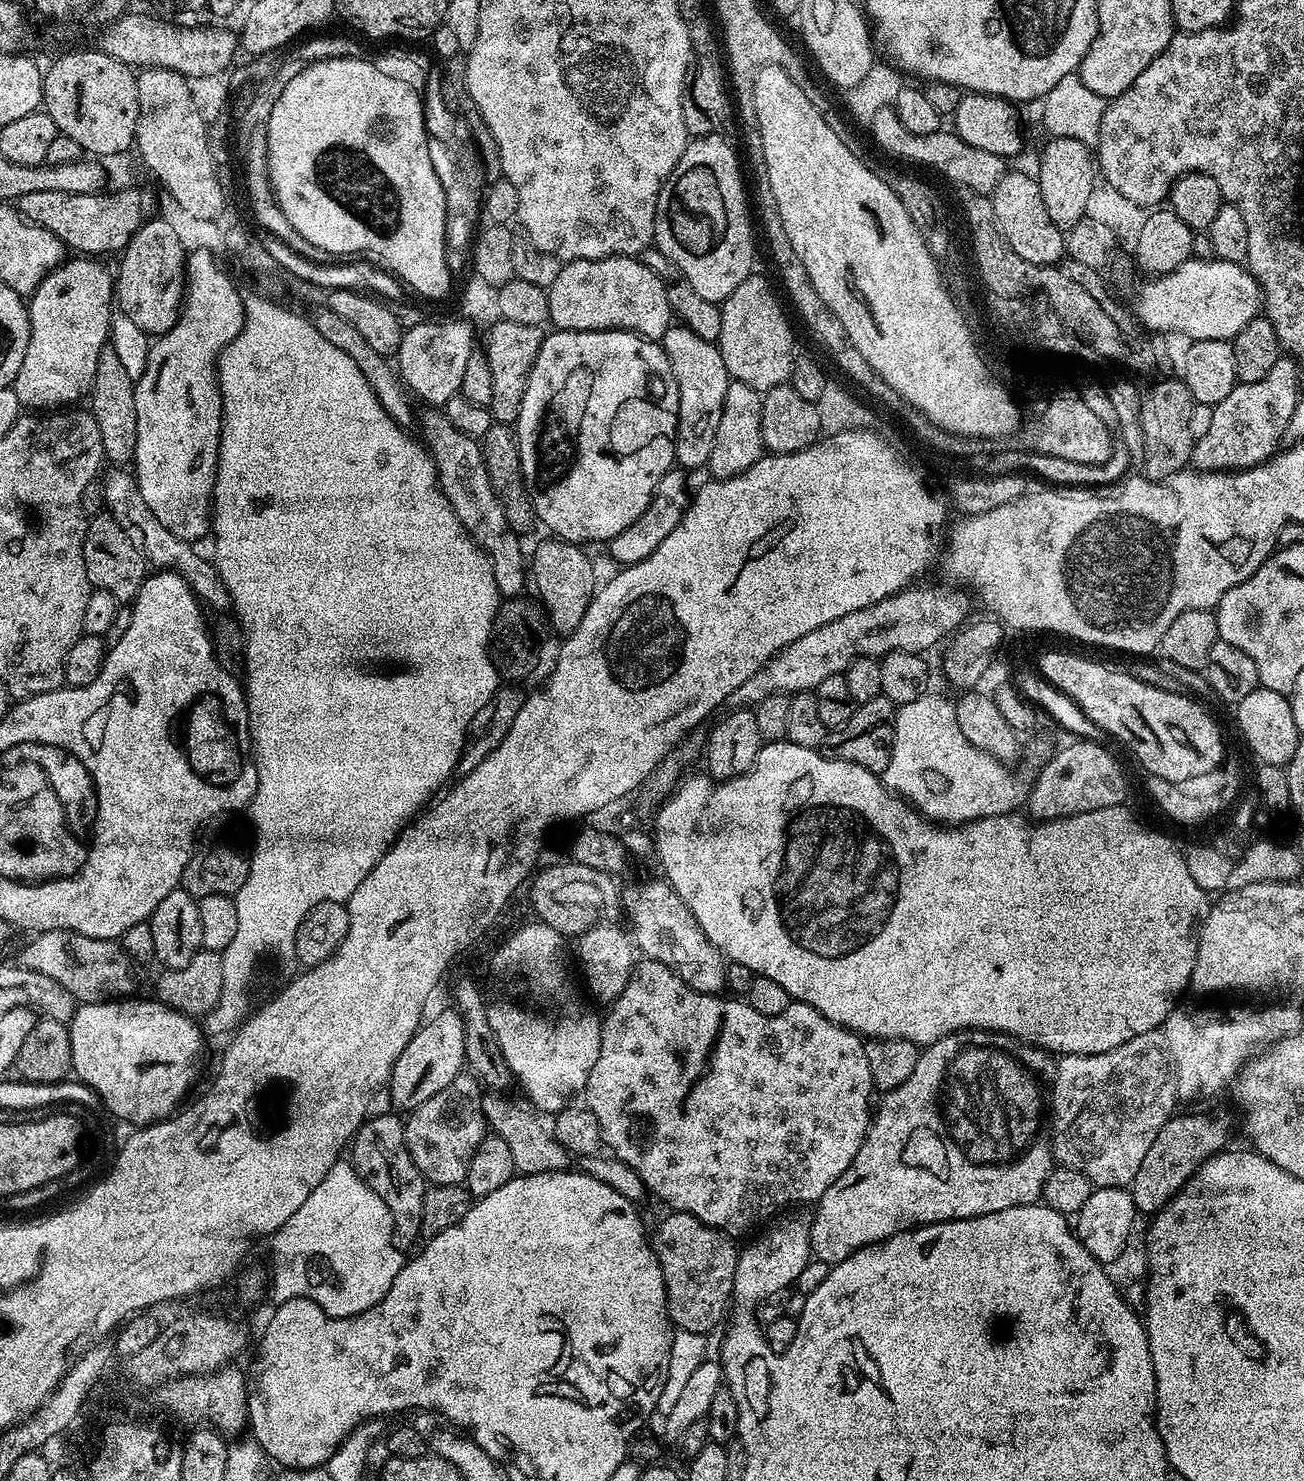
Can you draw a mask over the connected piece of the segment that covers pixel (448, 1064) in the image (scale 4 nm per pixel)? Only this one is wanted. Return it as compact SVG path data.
M448 1006L445 1012L440 1012L432 1021L421 1023L416 1033L406 1042L406 1050L398 1054L392 1067L392 1075L388 1077L386 1093L392 1099L396 1108L411 1110L419 1108L422 1102L434 1098L438 1090L446 1090L456 1076L465 1071L466 1061L466 1030L464 1019L455 1007Z

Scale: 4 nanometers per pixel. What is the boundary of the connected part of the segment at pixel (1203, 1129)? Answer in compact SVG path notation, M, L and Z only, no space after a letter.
M1173 1115L1166 1126L1158 1130L1158 1138L1154 1138L1130 1186L1132 1200L1141 1213L1159 1212L1209 1156L1215 1156L1217 1152L1223 1152L1229 1147L1228 1135L1232 1132L1232 1124L1226 1117L1180 1115Z

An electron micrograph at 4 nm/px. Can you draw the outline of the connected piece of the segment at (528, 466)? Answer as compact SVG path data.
M552 330L547 333L538 350L538 358L528 375L526 394L522 394L522 402L518 410L518 418L514 425L516 444L520 448L522 474L528 487L528 496L536 511L536 519L541 525L549 528L553 537L570 540L574 544L588 546L591 540L607 542L613 540L650 502L658 482L674 466L676 458L676 423L678 422L678 382L672 373L670 362L666 358L663 347L659 343L645 340L635 332L609 330L607 332L566 332Z

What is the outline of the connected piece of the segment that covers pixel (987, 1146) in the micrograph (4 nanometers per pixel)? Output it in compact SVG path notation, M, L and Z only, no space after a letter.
M965 1030L951 1032L938 1042L928 1044L918 1058L918 1066L914 1066L914 1074L902 1082L893 1092L883 1093L880 1109L875 1109L868 1125L858 1154L854 1154L854 1162L846 1166L846 1170L822 1194L815 1205L816 1216L811 1217L811 1251L815 1259L825 1260L825 1265L831 1266L850 1258L860 1248L867 1244L877 1244L896 1236L899 1232L907 1232L925 1224L943 1224L945 1220L973 1220L976 1216L994 1214L1002 1210L1010 1210L1019 1204L1035 1204L1043 1197L1044 1183L1052 1173L1054 1161L1052 1158L1052 1141L1049 1129L1046 1127L1046 1096L1040 1093L1040 1084L1032 1080L1032 1072L1012 1052L999 1048L993 1037L983 1030Z

